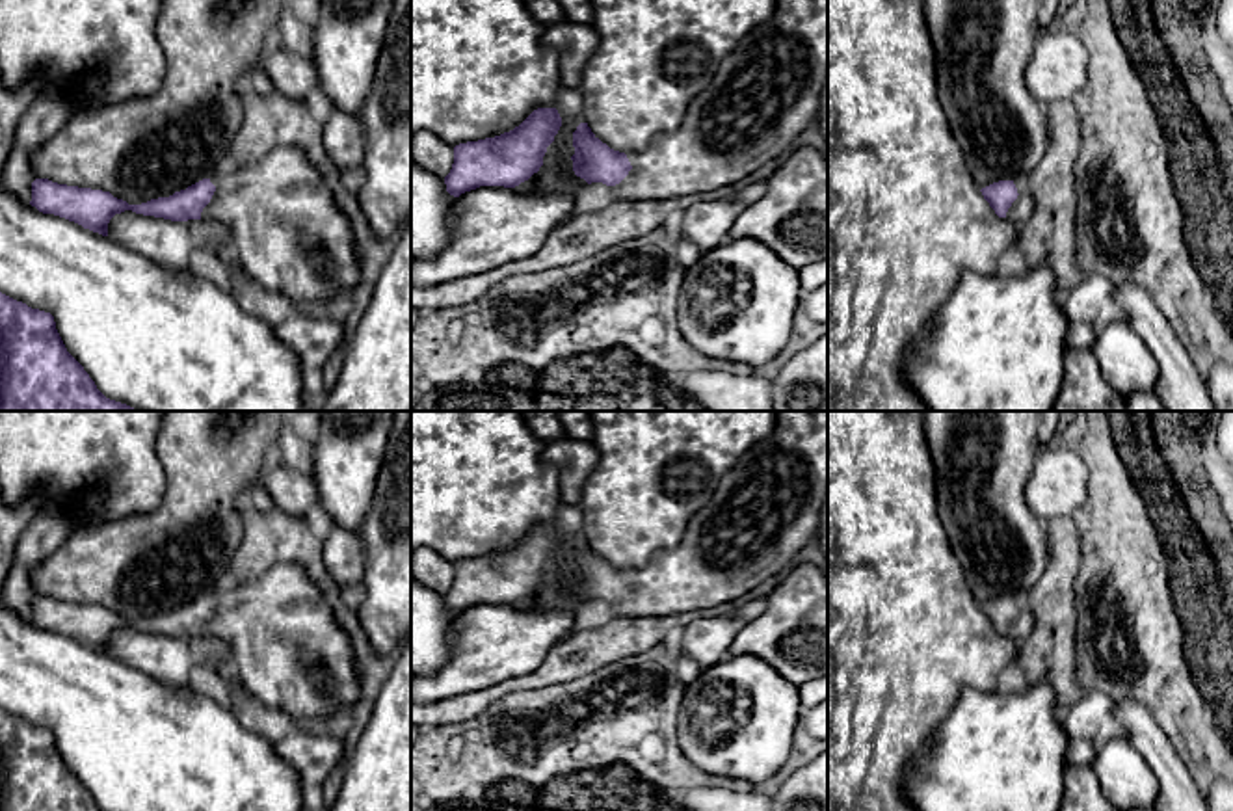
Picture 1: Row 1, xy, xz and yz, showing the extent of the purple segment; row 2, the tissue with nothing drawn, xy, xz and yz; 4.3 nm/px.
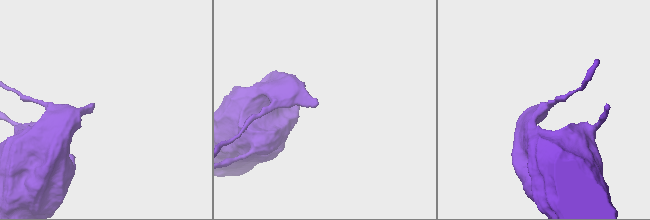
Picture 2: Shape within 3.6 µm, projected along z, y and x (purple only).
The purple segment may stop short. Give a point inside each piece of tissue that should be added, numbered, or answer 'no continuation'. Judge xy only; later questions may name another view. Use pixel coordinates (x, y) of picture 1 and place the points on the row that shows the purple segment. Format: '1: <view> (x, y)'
1: xy (287, 233)

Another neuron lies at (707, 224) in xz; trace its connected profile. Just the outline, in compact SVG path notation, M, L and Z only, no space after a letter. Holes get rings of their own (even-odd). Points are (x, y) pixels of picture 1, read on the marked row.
M738 199L697 201L683 210L675 240L690 240L703 253L722 246L731 225L748 205Z

